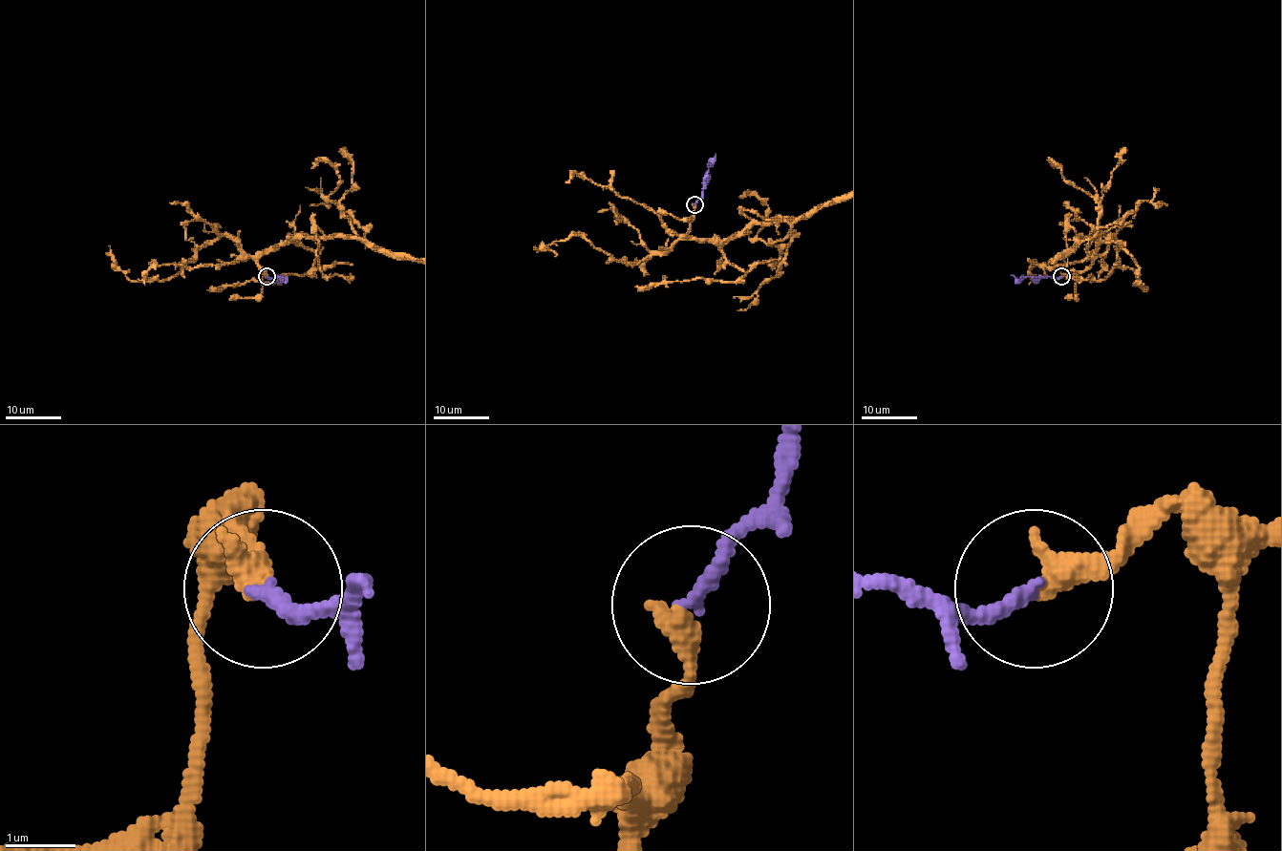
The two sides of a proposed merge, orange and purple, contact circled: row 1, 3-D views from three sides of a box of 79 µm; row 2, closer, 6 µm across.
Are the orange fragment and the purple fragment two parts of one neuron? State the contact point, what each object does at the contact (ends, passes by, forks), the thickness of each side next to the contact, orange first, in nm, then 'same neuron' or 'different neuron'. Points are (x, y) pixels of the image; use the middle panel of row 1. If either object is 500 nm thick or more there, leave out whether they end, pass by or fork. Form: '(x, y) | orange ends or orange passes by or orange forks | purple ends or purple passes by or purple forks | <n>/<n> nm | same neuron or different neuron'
(694, 204) | orange ends | purple ends | 360/220 nm | same neuron

